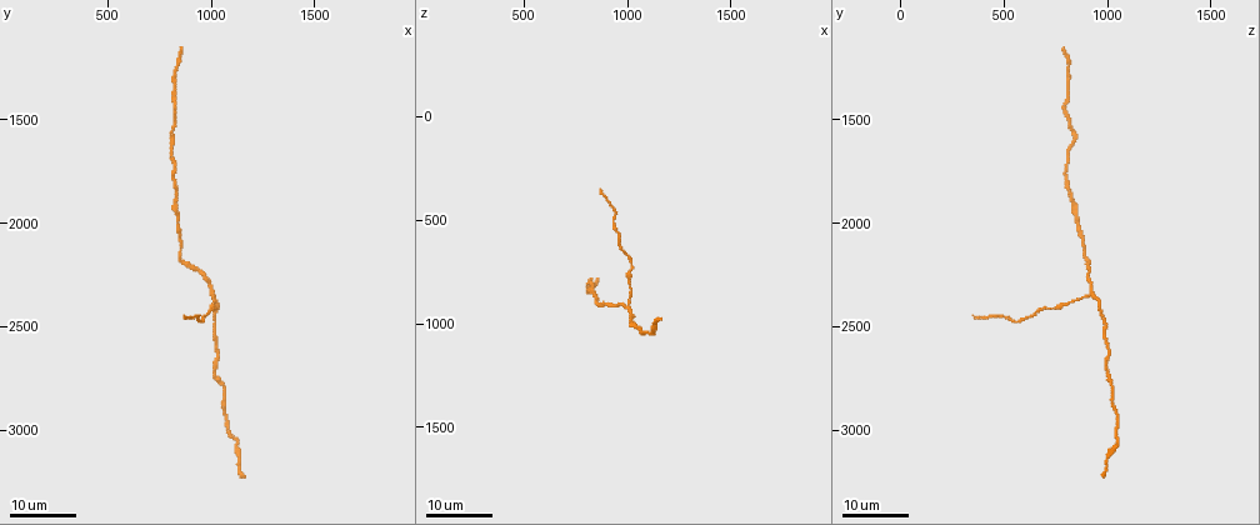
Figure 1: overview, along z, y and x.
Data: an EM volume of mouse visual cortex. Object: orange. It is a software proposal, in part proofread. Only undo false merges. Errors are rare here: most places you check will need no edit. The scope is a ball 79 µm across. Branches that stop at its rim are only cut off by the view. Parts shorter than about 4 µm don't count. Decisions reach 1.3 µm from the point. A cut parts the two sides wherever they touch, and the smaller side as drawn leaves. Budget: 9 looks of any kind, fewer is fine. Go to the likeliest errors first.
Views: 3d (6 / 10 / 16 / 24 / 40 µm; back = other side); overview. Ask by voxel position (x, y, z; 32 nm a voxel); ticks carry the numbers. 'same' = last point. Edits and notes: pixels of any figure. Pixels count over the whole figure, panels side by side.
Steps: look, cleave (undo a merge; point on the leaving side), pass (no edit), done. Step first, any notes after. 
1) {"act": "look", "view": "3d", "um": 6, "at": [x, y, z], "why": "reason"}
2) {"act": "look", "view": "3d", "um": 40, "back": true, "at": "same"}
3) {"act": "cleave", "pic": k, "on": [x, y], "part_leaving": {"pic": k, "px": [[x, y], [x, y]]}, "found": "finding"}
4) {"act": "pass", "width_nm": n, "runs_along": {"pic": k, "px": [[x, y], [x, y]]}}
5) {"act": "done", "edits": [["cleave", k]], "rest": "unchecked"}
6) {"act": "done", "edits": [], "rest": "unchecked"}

{"act": "look", "view": "3d", "um": 16, "at": [1000, 2340, 920], "why": "thin arm on a thick one"}

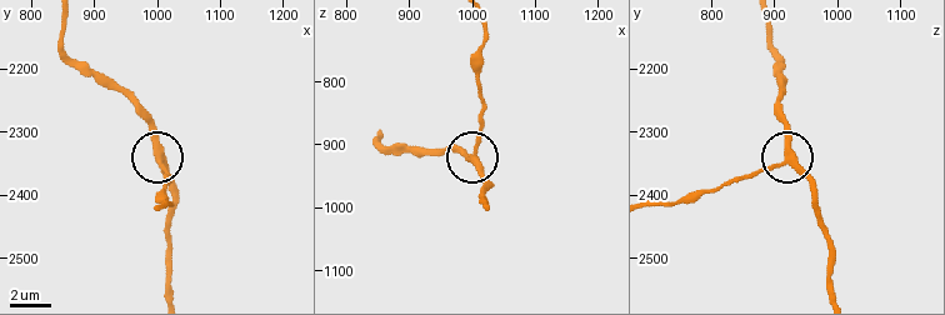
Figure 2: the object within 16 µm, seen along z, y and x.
{"act": "look", "view": "3d", "um": 10, "at": [1000, 2345, 925]}

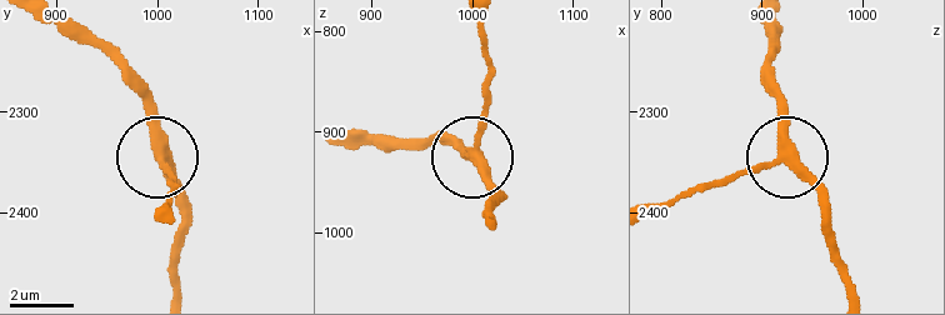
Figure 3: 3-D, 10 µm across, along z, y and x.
{"act": "pass", "arms": 3, "runs_along": {"pic": 3, "px": [[771, 33], [783, 151], [710, 184]]}, "found": "all the same neuron"}

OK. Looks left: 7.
{"act": "look", "view": "3d", "um": 24, "at": [810, 1370, 820], "why": "calibre changes"}

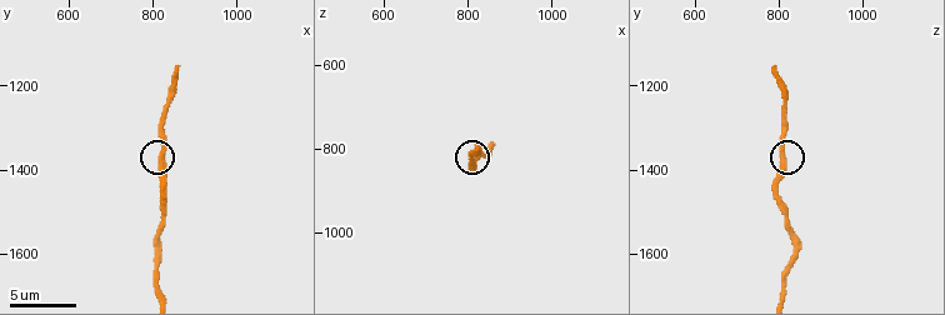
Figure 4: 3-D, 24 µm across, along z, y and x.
{"act": "look", "view": "3d", "um": 6, "at": [825, 1375, 810]}

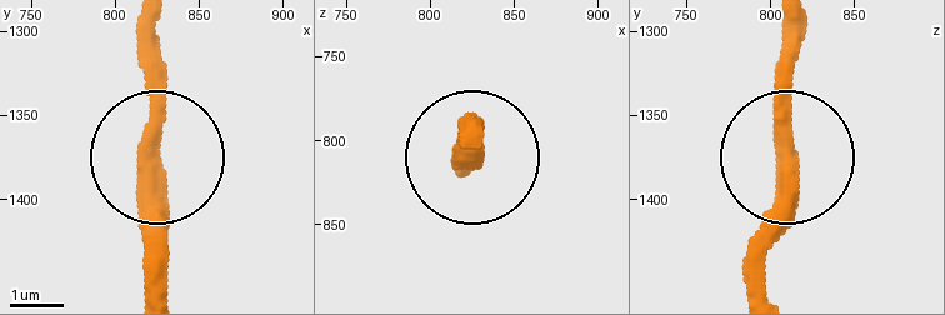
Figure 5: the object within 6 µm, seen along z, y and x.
{"act": "look", "view": "3d", "um": 6, "back": true, "at": [820, 1376, 810]}

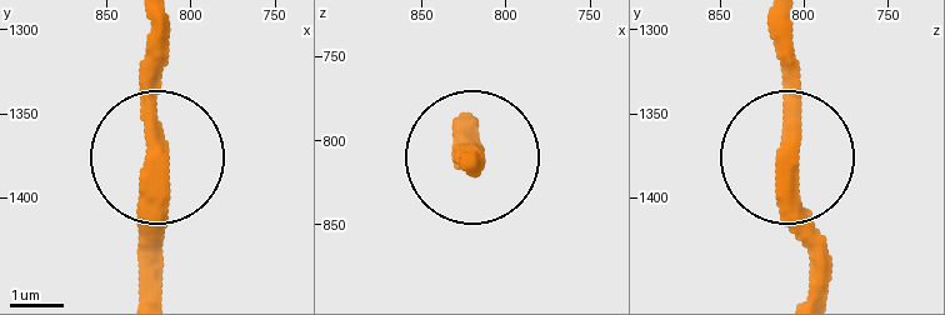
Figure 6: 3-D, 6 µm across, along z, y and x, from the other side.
{"act": "pass", "runs_along": {"pic": 6, "px": [[158, 288], [158, 24]]}, "found": "all the same neuron"}

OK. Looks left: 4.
{"act": "look", "view": "3d", "um": 16, "at": [1020, 2420, 740], "why": "thick turns thin"}

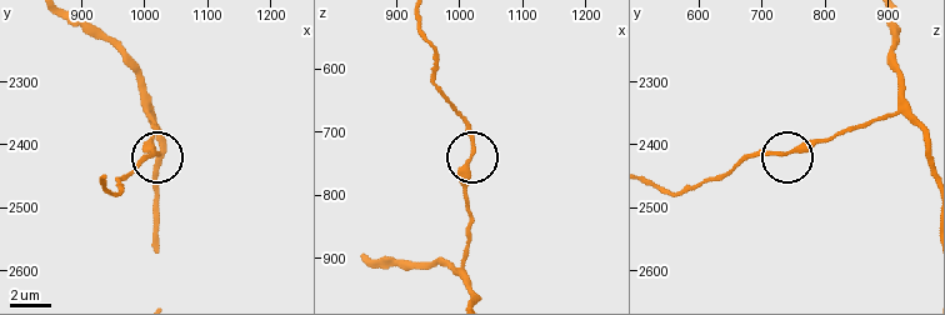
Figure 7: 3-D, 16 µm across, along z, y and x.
{"act": "look", "view": "3d", "um": 10, "at": [1015, 2410, 745], "why": "zoom in"}

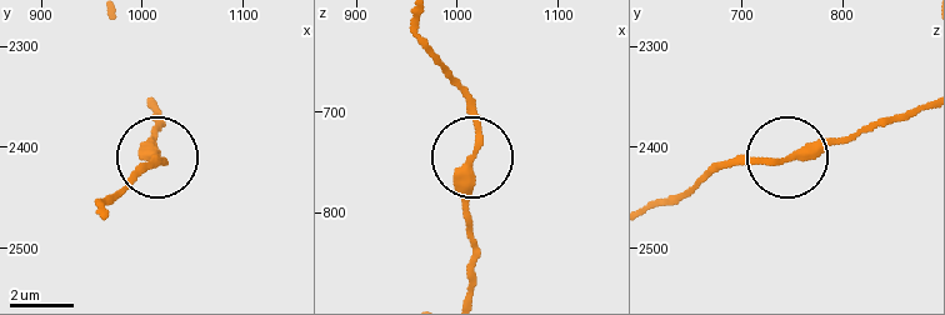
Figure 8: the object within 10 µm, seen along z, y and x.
{"act": "pass", "runs_along": {"pic": 8, "px": [[921, 108], [808, 143], [776, 161], [714, 161]]}, "found": "all the same neuron"}

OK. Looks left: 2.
{"act": "look", "view": "3d", "um": 24, "at": [950, 2470, 560], "why": "a narrow waist"}

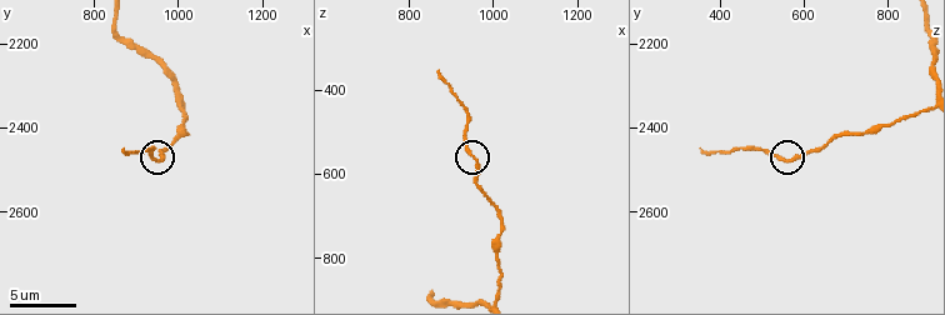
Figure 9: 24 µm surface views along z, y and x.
{"act": "look", "view": "3d", "um": 10, "at": [950, 2470, 560]}

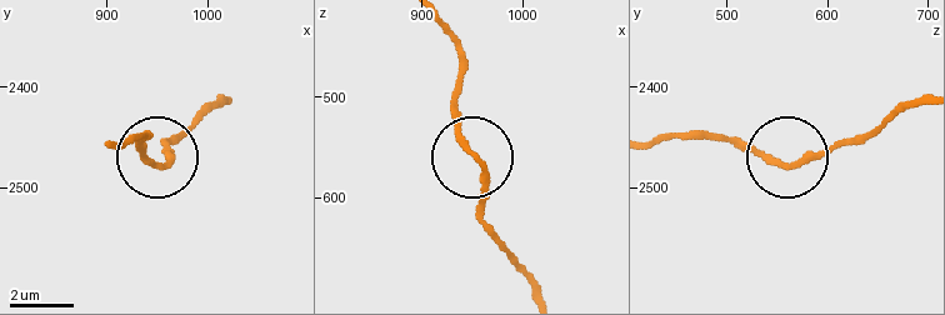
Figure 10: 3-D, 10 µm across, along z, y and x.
{"act": "pass", "runs_along": {"pic": 10, "px": [[923, 100], [898, 103], [858, 135], [785, 165], [723, 135]]}, "found": "one neuron here"}

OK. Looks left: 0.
{"act": "done", "edits": [], "rest": "unchecked"}

